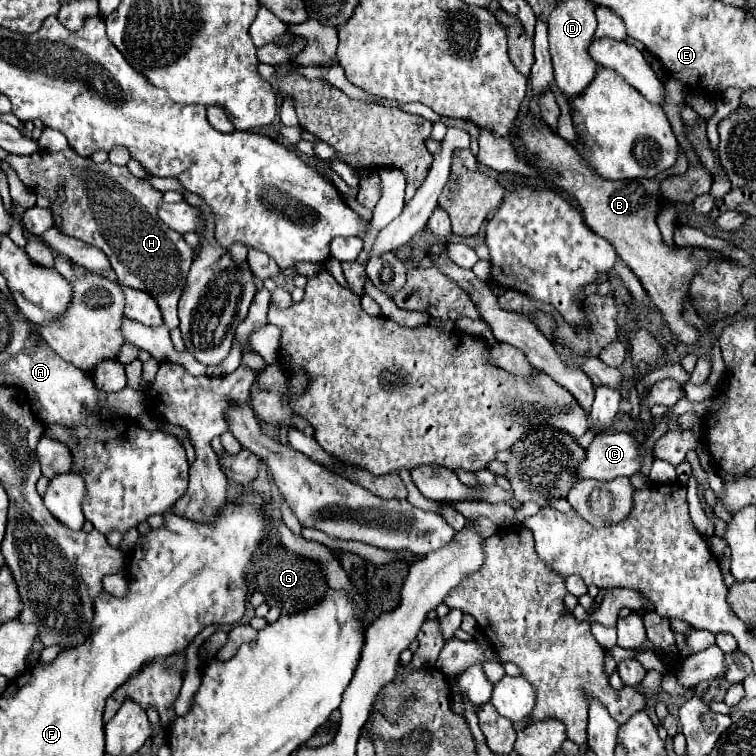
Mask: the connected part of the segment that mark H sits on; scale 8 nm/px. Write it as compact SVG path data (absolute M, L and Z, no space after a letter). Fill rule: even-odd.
M72 148L60 152L40 150L30 156L8 154L4 162L18 174L26 188L48 196L54 222L64 234L100 248L108 256L118 282L148 292L162 310L164 326L174 330L176 306L192 264L192 248L158 218L156 206L162 202L162 192L132 176L126 166L114 166L108 160L96 164ZM60 186L62 202L54 208L56 200L60 200Z

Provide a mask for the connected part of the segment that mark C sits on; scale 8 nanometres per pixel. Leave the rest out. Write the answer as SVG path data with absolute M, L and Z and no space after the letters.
M628 432L616 434L600 434L592 440L590 448L586 450L586 460L578 466L578 480L594 478L594 480L614 480L618 476L634 476L640 472L642 466L642 444L636 442L634 436Z

